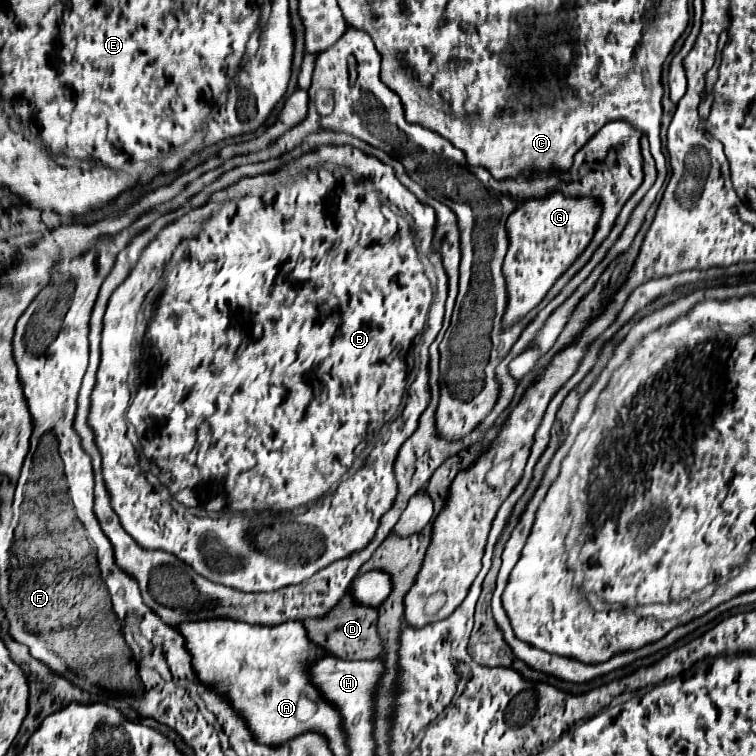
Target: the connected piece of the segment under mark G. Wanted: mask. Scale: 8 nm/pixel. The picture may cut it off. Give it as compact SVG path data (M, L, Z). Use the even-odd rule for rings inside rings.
M558 191L544 199L532 199L524 205L518 205L518 209L510 215L506 223L510 237L510 247L504 259L504 277L508 291L504 315L506 323L518 321L544 299L546 291L590 243L600 213L602 207L594 201L562 197L562 193Z

